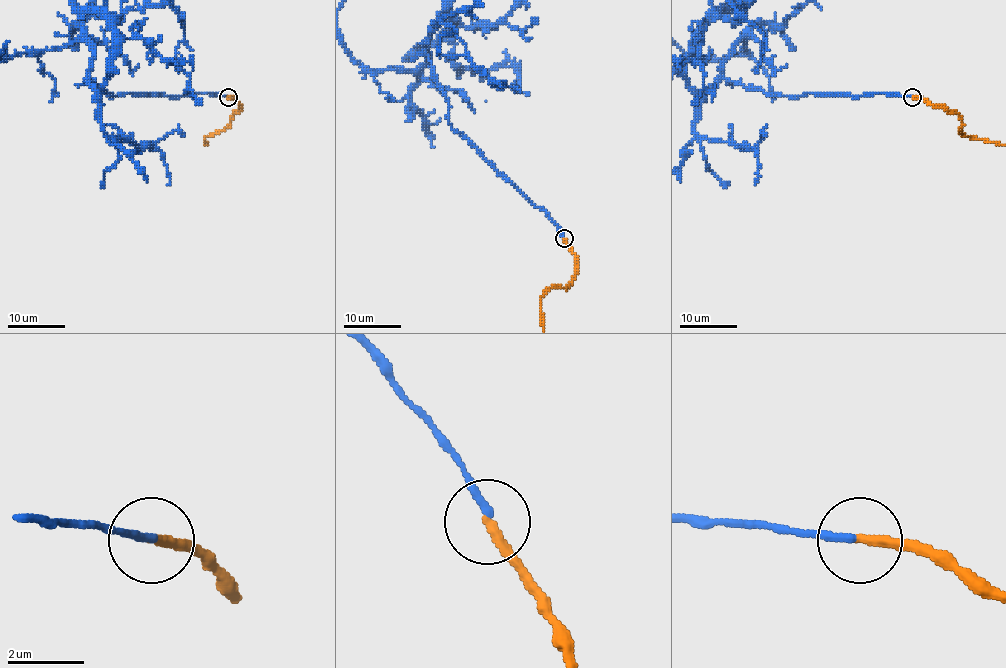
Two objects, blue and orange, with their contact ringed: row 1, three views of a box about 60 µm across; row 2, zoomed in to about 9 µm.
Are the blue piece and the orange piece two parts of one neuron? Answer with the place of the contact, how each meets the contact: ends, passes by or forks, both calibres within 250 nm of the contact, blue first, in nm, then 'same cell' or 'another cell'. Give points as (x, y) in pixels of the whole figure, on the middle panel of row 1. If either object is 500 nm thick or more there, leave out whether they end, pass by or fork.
place (564, 238); blue ends; orange ends; calibres 200 and 280 nm; same cell

